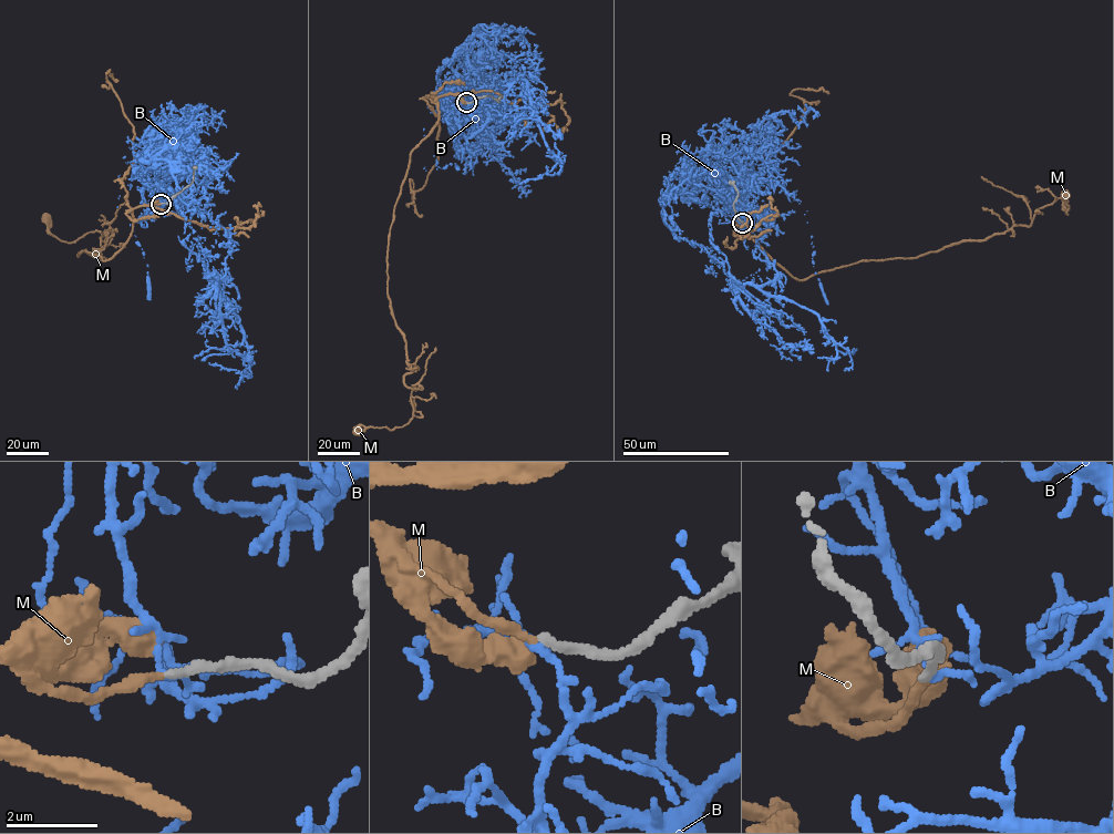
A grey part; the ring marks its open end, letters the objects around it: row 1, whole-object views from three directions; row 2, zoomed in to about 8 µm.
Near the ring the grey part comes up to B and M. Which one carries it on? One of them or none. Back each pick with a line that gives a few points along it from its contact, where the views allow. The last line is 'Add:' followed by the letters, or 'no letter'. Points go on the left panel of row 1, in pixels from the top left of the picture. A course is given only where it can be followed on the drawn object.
M: Its course: (161, 203), (131, 208), (131, 235), (103, 260), (78, 257), (93, 256), (102, 235), (62, 242), (45, 218)
Add: M

